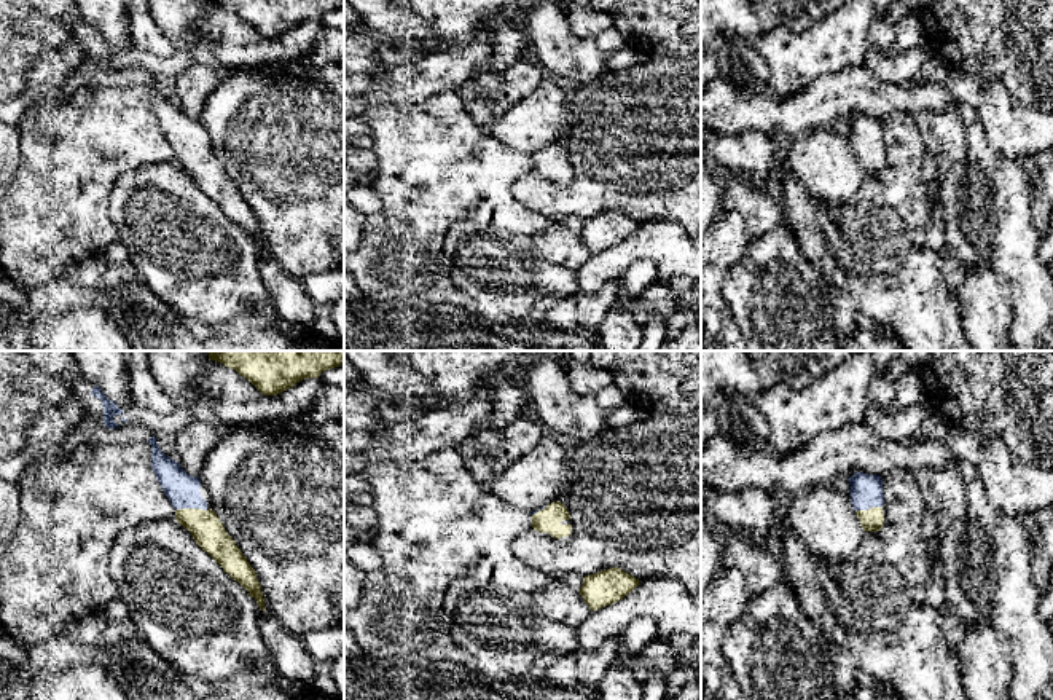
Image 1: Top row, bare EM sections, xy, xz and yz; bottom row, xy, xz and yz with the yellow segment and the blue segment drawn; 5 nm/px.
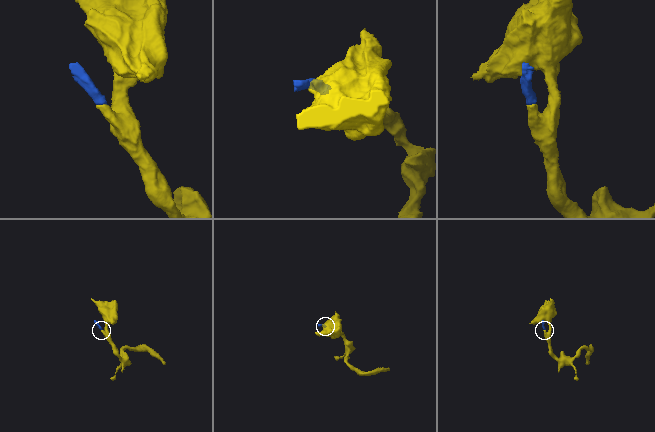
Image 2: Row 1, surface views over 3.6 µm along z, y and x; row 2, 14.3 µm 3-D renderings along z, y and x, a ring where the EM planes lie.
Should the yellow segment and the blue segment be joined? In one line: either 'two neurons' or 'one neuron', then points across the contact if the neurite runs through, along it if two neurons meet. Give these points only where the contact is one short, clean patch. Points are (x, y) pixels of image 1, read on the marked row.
one neuron | across xy (206, 528), (190, 509), (182, 490)

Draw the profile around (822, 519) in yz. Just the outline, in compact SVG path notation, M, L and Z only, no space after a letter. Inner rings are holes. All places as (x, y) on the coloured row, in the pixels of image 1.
M833 483L797 493L785 512L792 533L822 563L846 560L865 536L849 493Z

